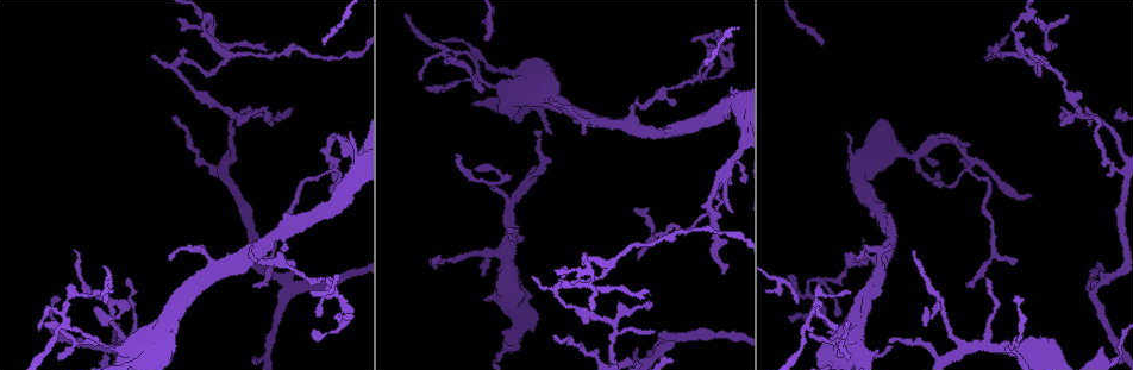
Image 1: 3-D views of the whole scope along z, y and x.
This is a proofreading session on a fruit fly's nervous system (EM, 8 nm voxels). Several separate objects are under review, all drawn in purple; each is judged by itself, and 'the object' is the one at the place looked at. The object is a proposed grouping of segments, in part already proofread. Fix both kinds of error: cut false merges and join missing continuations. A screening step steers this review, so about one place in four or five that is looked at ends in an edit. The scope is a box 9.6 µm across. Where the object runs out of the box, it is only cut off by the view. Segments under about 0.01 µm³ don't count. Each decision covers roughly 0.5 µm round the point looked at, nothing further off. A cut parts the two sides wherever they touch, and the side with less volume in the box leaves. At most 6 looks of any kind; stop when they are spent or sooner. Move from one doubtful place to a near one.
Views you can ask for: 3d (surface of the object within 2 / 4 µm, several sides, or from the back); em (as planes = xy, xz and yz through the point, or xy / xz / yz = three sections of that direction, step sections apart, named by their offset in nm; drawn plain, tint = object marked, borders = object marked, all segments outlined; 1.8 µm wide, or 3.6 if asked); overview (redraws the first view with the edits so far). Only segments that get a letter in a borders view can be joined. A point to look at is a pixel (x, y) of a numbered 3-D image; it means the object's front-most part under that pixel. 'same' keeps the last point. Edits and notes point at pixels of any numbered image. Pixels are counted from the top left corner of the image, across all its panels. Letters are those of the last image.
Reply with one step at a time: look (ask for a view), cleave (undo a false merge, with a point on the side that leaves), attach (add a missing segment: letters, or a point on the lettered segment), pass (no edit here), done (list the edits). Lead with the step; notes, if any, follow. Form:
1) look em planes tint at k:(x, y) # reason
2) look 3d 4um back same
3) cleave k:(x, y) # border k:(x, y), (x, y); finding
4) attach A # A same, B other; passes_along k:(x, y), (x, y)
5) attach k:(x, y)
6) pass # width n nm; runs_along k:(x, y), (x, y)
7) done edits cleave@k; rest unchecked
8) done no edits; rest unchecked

look em planes plain at 1:(1032, 196) # branch stops here

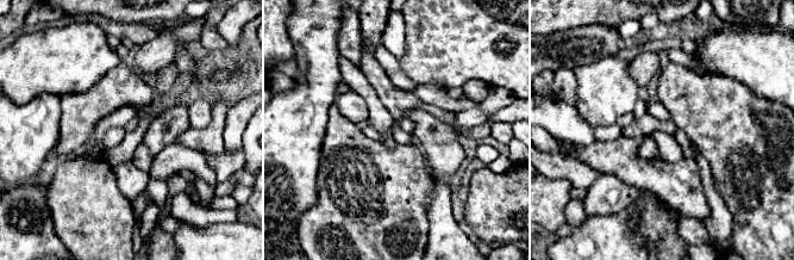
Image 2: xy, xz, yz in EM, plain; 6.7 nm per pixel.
look em planes borders same # what lies round it

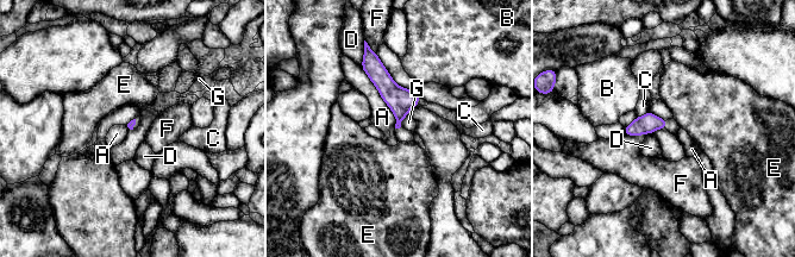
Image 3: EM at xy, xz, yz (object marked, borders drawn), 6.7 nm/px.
pass # A other, B other, C other, D other, E other, F other, G other; border 3:(407, 114), (401, 120), (400, 126); none of them fits

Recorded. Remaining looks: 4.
look 3d 4um at 1:(716, 191) # abrupt turn

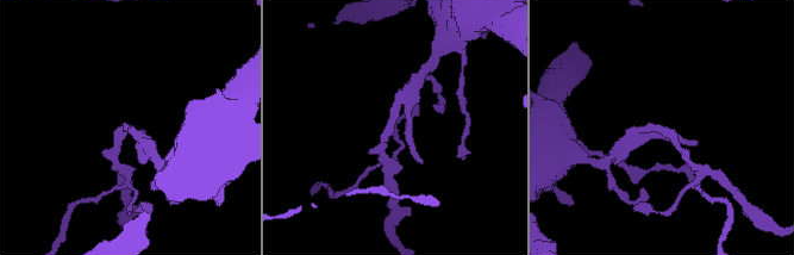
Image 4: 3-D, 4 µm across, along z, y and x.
look em planes tint at 4:(660, 126) # shape alone is not enough

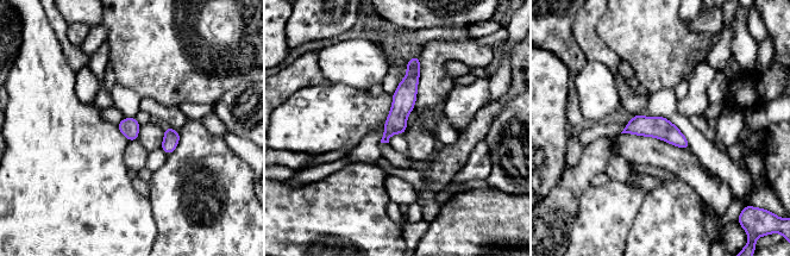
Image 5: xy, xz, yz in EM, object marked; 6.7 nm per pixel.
look em planes borders same

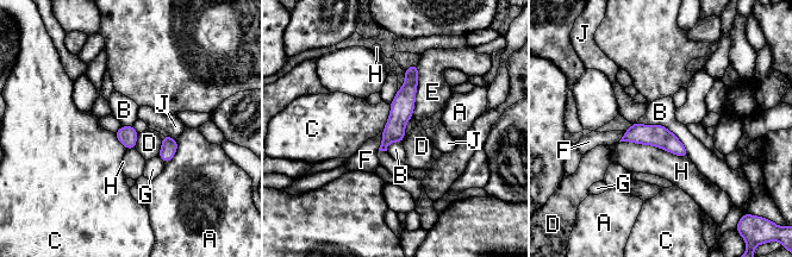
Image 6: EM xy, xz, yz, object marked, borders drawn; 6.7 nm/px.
pass # A other, B other, C other, D other, E other, F other, G other, H other, J other; border 6:(637, 121), (667, 127), (688, 156); one cell here

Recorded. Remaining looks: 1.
done no edits; rest unchecked

